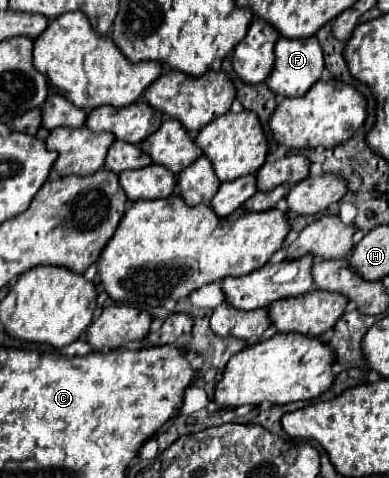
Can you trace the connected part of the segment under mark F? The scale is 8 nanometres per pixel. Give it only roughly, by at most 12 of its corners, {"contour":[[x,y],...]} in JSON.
{"contour":[[279,39],[265,85],[301,97],[321,77],[313,39]]}

